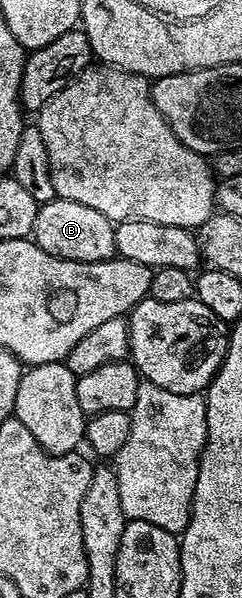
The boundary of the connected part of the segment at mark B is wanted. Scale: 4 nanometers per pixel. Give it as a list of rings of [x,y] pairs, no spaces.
[[[55,198],[39,207],[32,239],[53,256],[63,256],[76,262],[100,262],[115,259],[115,227],[115,221],[104,218],[104,214],[100,214],[100,210],[92,210],[92,206],[80,206],[80,202]]]

